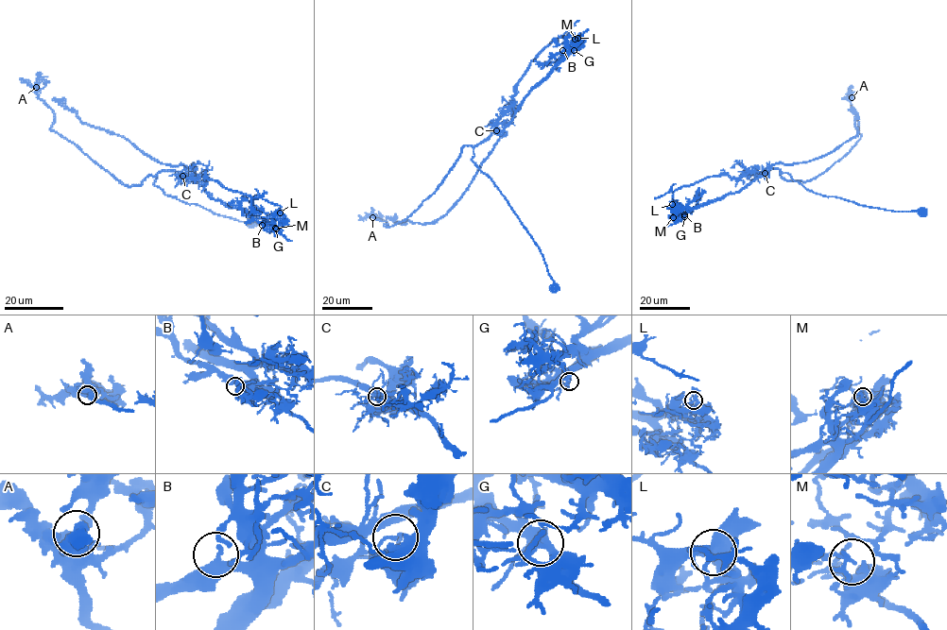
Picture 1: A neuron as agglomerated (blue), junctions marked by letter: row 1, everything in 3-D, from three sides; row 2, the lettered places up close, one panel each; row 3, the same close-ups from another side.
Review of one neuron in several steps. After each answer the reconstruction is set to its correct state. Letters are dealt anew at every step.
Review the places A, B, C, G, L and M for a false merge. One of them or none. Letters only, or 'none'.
C

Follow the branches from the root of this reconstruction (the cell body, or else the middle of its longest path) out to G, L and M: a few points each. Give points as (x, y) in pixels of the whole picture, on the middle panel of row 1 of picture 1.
G: (554, 287), (539, 246), (472, 158), (473, 148), (500, 123), (504, 128), (525, 96), (574, 50)
L: (554, 287), (539, 246), (472, 158), (473, 148), (500, 123), (505, 127), (525, 96), (577, 38)
M: (554, 287), (539, 246), (472, 158), (473, 148), (500, 123), (505, 127), (525, 96), (575, 46), (575, 39)

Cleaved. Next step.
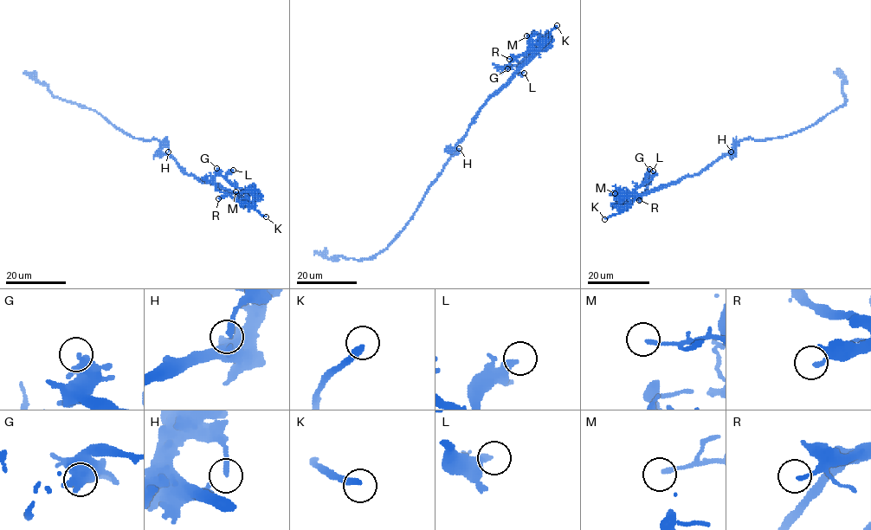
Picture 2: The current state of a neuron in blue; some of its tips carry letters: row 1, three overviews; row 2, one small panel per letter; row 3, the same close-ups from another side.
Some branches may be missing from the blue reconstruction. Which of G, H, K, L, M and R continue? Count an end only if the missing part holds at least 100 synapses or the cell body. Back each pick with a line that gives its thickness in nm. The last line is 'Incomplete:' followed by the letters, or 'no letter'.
K: 280 nm thick
Incomplete: K

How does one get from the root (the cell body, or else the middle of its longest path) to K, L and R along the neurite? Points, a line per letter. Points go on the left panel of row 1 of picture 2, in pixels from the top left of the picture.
K: (156, 139), (160, 142), (160, 150), (169, 154), (187, 174), (237, 192), (266, 216)
L: (156, 139), (160, 142), (160, 150), (169, 154), (187, 174), (240, 192), (239, 188), (226, 179), (233, 170)
R: (156, 139), (160, 142), (160, 150), (169, 154), (187, 174), (229, 189), (241, 197), (225, 196), (218, 198)

